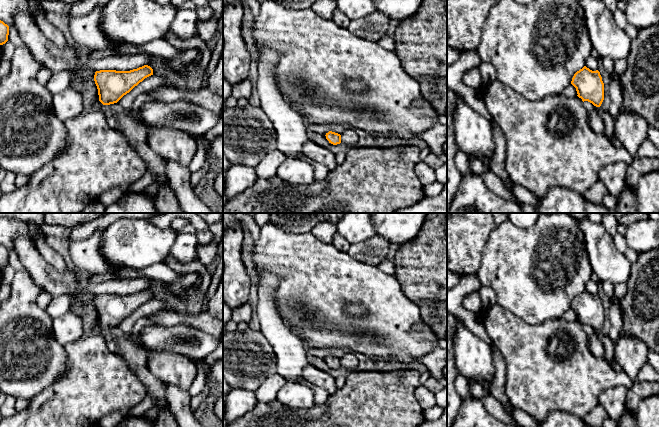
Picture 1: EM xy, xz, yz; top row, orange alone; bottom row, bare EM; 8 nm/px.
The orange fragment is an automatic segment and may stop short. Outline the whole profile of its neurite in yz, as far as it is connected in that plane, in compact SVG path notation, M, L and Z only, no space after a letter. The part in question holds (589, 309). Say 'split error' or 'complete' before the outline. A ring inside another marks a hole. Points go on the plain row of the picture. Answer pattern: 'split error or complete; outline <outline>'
split error; outline M584 290L574 298L571 308L576 312L577 320L583 325L590 342L590 352L604 359L605 348L598 334L604 324L604 307L600 296Z

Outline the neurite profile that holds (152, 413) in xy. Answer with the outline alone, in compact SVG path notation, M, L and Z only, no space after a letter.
M155 405L153 408L149 409L147 412L144 413L144 416L150 420L155 419L158 416L161 408L158 405Z

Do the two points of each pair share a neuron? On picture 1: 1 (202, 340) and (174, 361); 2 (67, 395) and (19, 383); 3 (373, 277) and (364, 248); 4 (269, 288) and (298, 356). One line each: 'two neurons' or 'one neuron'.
1: two neurons
2: two neurons
3: one neuron
4: one neuron

